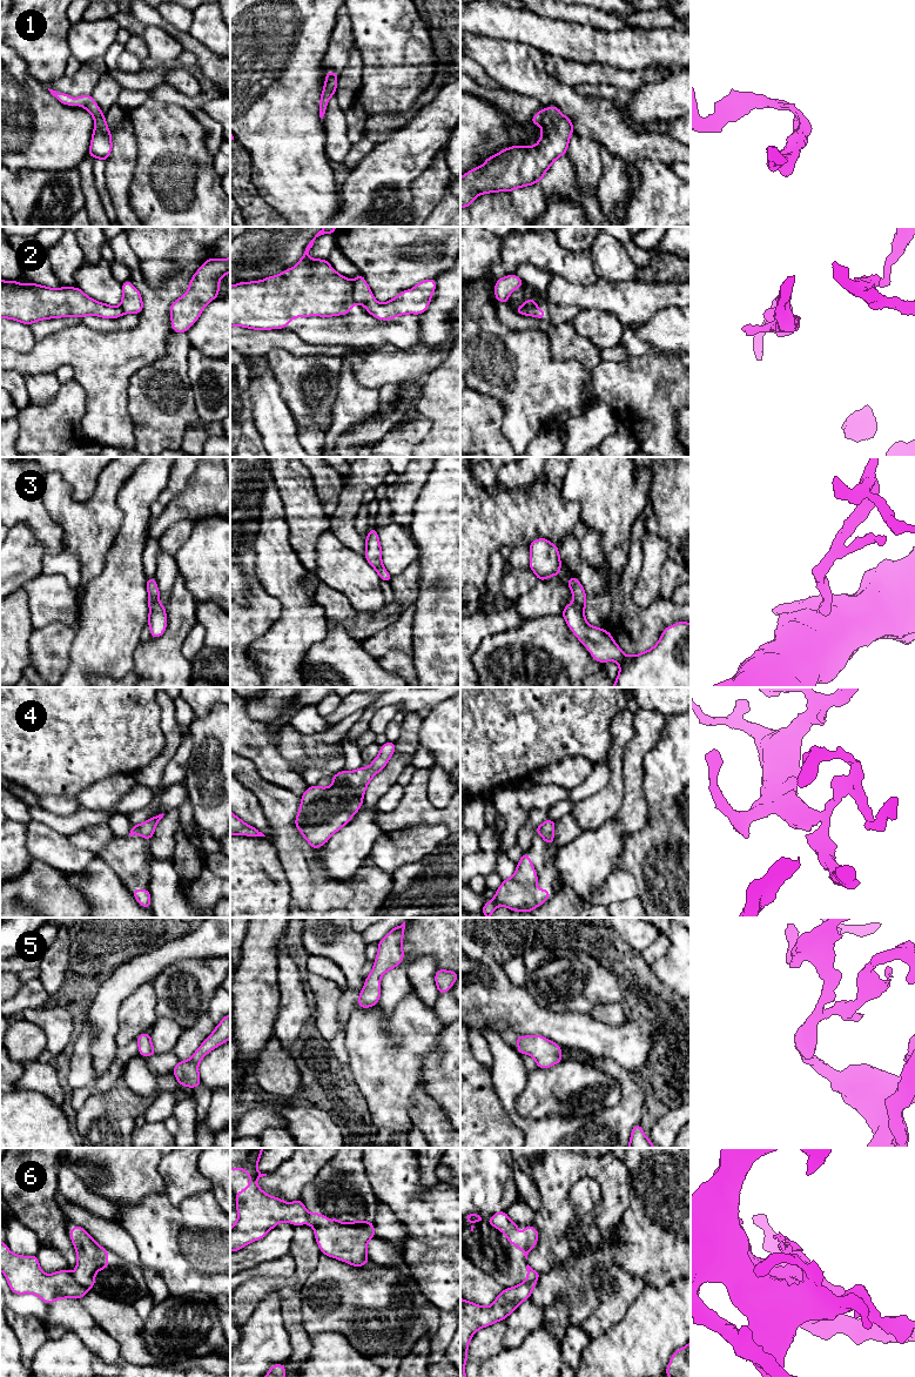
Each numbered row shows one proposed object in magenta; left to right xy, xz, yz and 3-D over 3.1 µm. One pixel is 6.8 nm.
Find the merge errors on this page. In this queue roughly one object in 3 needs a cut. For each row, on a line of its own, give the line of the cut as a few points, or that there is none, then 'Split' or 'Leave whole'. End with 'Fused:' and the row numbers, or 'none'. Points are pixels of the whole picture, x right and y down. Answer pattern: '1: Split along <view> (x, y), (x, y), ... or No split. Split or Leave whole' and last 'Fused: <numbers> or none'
1: No split. Leave whole
2: Split along xz (351, 282), (352, 300), (355, 302). Split
3: No split. Leave whole
4: No split. Leave whole
5: No split. Leave whole
6: Split along xy (73, 1277), (88, 1290). Split
Fused: 2, 6

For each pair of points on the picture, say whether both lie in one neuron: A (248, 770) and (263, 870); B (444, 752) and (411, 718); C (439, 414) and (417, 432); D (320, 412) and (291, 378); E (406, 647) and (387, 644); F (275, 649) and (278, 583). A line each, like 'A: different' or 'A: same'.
A: different
B: different
C: different
D: same
E: same
F: same

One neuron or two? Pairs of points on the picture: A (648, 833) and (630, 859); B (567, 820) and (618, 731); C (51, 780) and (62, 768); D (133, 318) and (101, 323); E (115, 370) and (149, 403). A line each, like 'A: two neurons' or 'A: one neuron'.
A: one neuron
B: two neurons
C: one neuron
D: one neuron
E: two neurons

